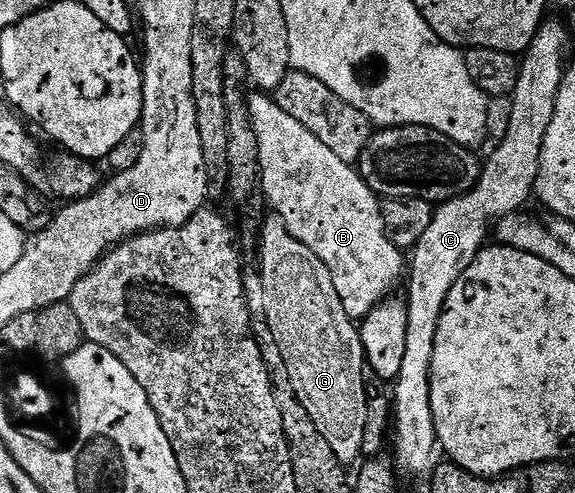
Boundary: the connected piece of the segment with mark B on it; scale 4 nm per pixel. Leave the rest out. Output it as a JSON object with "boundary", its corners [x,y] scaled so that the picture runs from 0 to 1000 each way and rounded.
{"boundary":[[[461,187],[435,189],[430,199],[433,233],[440,245],[443,260],[443,276],[450,284],[450,316],[447,318],[447,335],[450,339],[450,385],[468,408],[468,418],[477,436],[487,442],[490,456],[496,458],[499,471],[520,487],[527,495],[534,495],[534,503],[541,503],[541,511],[548,511],[548,519],[555,519],[555,527],[562,527],[562,535],[569,535],[569,552],[576,552],[576,560],[583,568],[583,592],[590,592],[590,609],[597,617],[597,633],[603,633],[603,641],[616,649],[633,649],[640,637],[657,621],[659,615],[670,611],[677,588],[690,570],[699,570],[701,558],[708,548],[706,517],[687,495],[680,495],[680,487],[673,487],[670,465],[666,462],[666,446],[663,438],[663,410],[657,396],[649,391],[649,383],[628,363],[626,351],[609,331],[590,325],[590,316],[583,316],[583,308],[576,308],[576,300],[569,300],[569,292],[562,292],[562,284],[548,284],[548,276],[541,276],[541,268],[534,268],[534,260],[527,260],[527,252],[520,252],[520,243],[508,241],[499,235],[499,227],[492,227],[492,219],[485,219],[482,207]]]}

